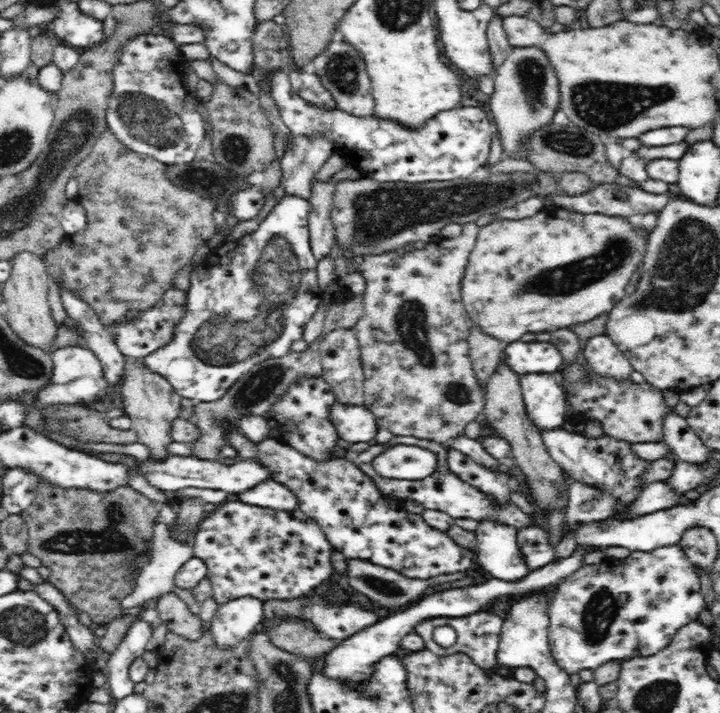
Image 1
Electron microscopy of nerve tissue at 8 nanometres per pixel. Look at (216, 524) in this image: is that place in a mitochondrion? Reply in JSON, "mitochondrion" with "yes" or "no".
{"mitochondrion":"no"}

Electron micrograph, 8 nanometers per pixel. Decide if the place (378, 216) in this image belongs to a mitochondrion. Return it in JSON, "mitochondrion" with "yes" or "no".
{"mitochondrion":"yes"}

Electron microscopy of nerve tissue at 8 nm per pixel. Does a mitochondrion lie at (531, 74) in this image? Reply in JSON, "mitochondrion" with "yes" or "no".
{"mitochondrion":"yes"}

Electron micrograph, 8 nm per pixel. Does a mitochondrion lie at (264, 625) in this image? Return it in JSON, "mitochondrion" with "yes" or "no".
{"mitochondrion":"no"}

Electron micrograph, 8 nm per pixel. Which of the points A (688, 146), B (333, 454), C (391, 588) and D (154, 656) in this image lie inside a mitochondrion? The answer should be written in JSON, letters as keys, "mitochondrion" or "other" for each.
{"A":"other","B":"other","C":"mitochondrion","D":"other"}

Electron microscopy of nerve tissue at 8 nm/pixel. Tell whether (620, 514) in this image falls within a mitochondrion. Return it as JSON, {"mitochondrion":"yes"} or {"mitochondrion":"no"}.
{"mitochondrion":"no"}

